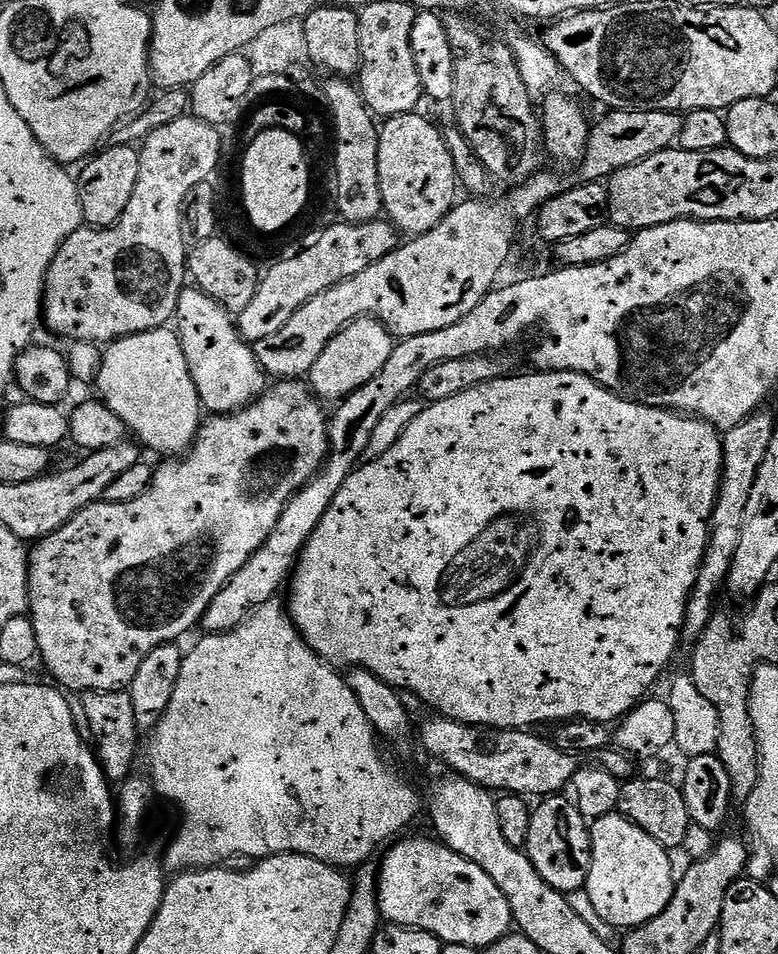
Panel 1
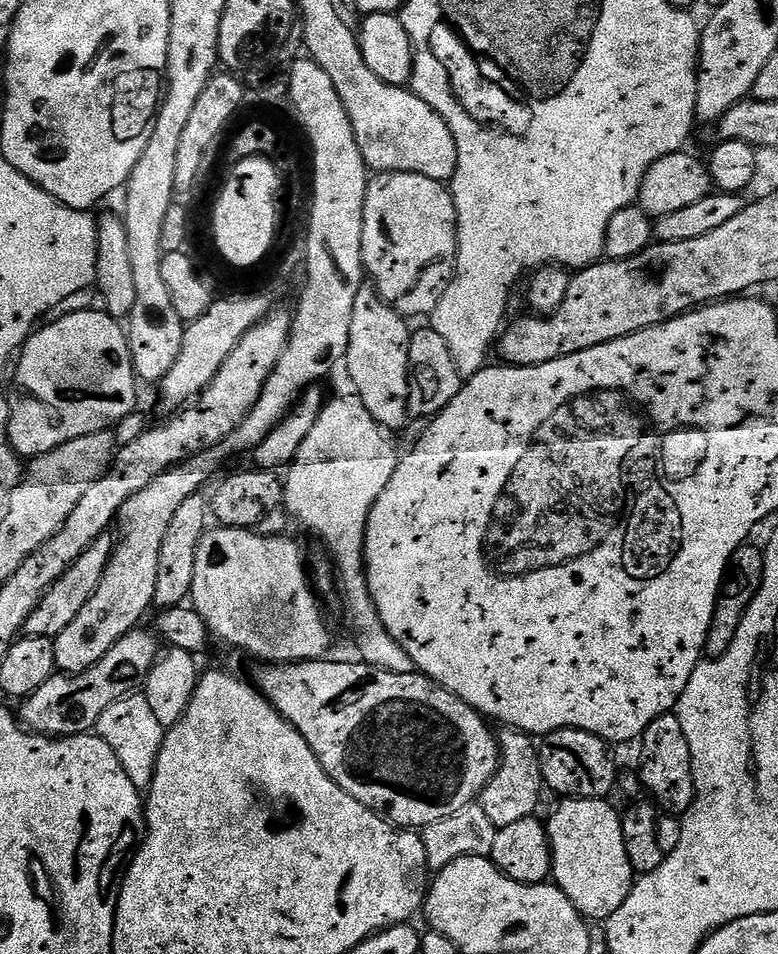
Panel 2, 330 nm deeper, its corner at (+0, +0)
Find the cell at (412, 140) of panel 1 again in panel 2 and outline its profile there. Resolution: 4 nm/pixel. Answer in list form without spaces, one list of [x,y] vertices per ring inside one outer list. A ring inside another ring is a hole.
[[[385,172],[373,175],[364,199],[362,258],[364,271],[376,292],[395,312],[405,318],[431,317],[456,273],[456,207],[449,185],[422,174]]]

